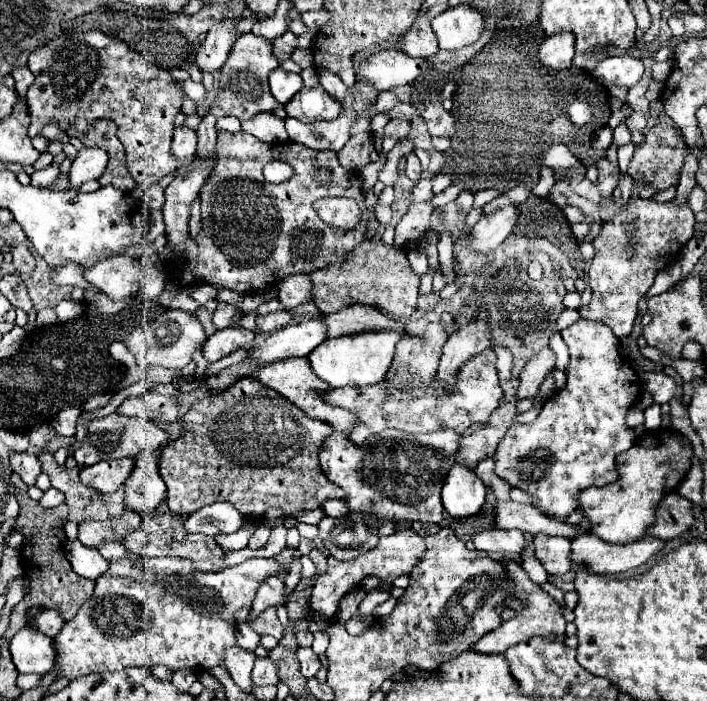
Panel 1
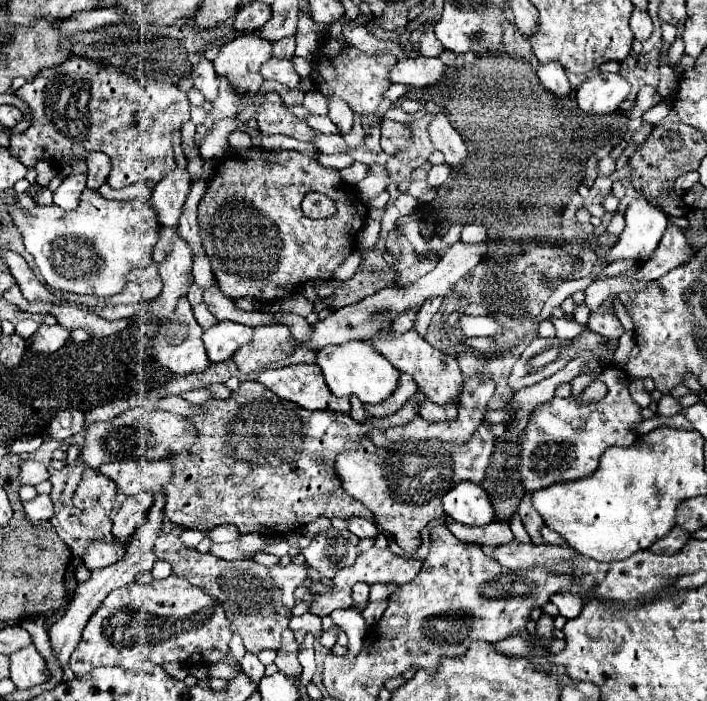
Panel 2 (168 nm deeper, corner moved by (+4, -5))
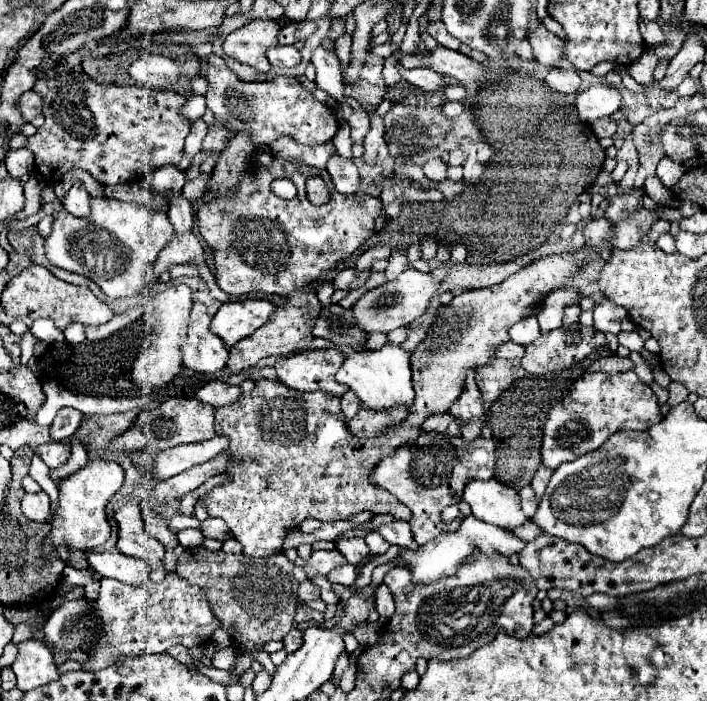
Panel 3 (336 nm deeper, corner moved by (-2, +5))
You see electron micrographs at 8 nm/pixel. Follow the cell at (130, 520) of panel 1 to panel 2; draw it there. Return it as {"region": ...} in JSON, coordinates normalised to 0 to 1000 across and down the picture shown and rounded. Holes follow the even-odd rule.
{"region":[[[130,773],[130,779],[124,779],[122,790],[116,793],[116,799],[119,799],[119,807],[127,816],[133,816],[139,810],[164,805],[175,793],[175,787],[178,787],[178,779],[167,779],[167,773],[158,773],[158,776]]]}

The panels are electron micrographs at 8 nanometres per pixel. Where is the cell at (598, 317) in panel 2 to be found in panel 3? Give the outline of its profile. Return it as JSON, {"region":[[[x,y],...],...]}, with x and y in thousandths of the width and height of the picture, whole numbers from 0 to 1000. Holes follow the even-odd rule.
{"region":[[[898,472],[877,474],[873,481],[876,492],[885,494],[891,499],[900,499],[900,502],[905,504],[911,498],[912,486]]]}

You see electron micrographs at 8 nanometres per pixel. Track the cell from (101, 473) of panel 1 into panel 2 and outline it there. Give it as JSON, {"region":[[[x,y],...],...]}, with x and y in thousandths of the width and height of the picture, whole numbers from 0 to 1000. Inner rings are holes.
{"region":[[[178,656],[161,659],[141,668],[144,676],[158,682],[175,705],[198,705],[198,702],[232,702],[232,693],[246,679],[246,662],[238,656],[229,659],[207,659],[207,656]]]}

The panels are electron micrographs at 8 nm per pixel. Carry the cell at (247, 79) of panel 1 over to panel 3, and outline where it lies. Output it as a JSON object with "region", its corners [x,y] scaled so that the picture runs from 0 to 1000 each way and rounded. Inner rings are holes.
{"region":[[[356,29],[317,57],[317,77],[365,103],[379,103],[382,88],[376,71],[393,63],[393,43],[396,37],[388,29]]]}

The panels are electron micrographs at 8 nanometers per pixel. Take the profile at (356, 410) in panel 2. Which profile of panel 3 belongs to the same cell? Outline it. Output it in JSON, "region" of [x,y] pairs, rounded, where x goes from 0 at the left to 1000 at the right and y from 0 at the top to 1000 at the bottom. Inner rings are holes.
{"region":[[[492,556],[481,571],[484,571],[484,588],[489,591],[489,596],[492,596],[492,599],[501,596],[501,591],[509,585],[509,571],[504,571],[501,559]]]}

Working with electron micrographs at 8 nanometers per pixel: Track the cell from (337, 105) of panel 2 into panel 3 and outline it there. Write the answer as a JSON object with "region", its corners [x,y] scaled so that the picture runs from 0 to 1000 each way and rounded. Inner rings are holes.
{"region":[[[498,154],[498,163],[492,168],[492,180],[498,185],[498,203],[512,203],[515,194],[521,191],[523,185],[523,171],[521,171],[521,163],[515,157],[504,157]]]}

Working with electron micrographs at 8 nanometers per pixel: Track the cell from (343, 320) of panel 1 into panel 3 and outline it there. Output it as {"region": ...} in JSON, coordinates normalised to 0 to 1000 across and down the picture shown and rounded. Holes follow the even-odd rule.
{"region":[[[665,531],[656,542],[656,559],[653,565],[639,576],[636,588],[642,593],[648,593],[653,602],[668,602],[673,596],[685,593],[685,582],[682,582],[682,562],[673,553],[670,545],[670,531]]]}

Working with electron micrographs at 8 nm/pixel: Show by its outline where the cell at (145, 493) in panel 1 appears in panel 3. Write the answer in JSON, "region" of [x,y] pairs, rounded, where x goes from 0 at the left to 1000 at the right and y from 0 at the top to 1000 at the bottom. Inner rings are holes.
{"region":[[[184,713],[161,730],[167,748],[167,776],[164,782],[181,793],[195,793],[215,807],[232,799],[232,779],[201,753],[198,713]]]}

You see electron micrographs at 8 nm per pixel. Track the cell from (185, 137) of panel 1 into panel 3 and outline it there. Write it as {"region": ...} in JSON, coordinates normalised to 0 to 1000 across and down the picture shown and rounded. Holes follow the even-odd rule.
{"region":[[[246,277],[240,282],[240,300],[238,300],[238,311],[246,320],[246,328],[252,334],[260,334],[272,325],[274,320],[274,300],[272,291],[257,280],[257,277]]]}

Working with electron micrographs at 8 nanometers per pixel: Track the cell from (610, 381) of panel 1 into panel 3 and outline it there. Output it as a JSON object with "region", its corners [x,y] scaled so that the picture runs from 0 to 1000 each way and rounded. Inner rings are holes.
{"region":[[[854,531],[823,534],[809,548],[803,565],[786,573],[775,591],[767,628],[767,662],[786,670],[792,662],[849,639],[874,613],[917,613],[934,599],[936,591],[928,562],[919,551],[908,548],[897,531],[868,536]]]}

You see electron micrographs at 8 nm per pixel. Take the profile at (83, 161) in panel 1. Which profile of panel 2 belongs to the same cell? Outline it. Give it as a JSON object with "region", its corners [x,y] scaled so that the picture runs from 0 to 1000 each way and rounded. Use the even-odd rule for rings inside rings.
{"region":[[[122,248],[96,251],[76,274],[76,291],[88,300],[105,300],[113,288],[113,277],[122,268]]]}

